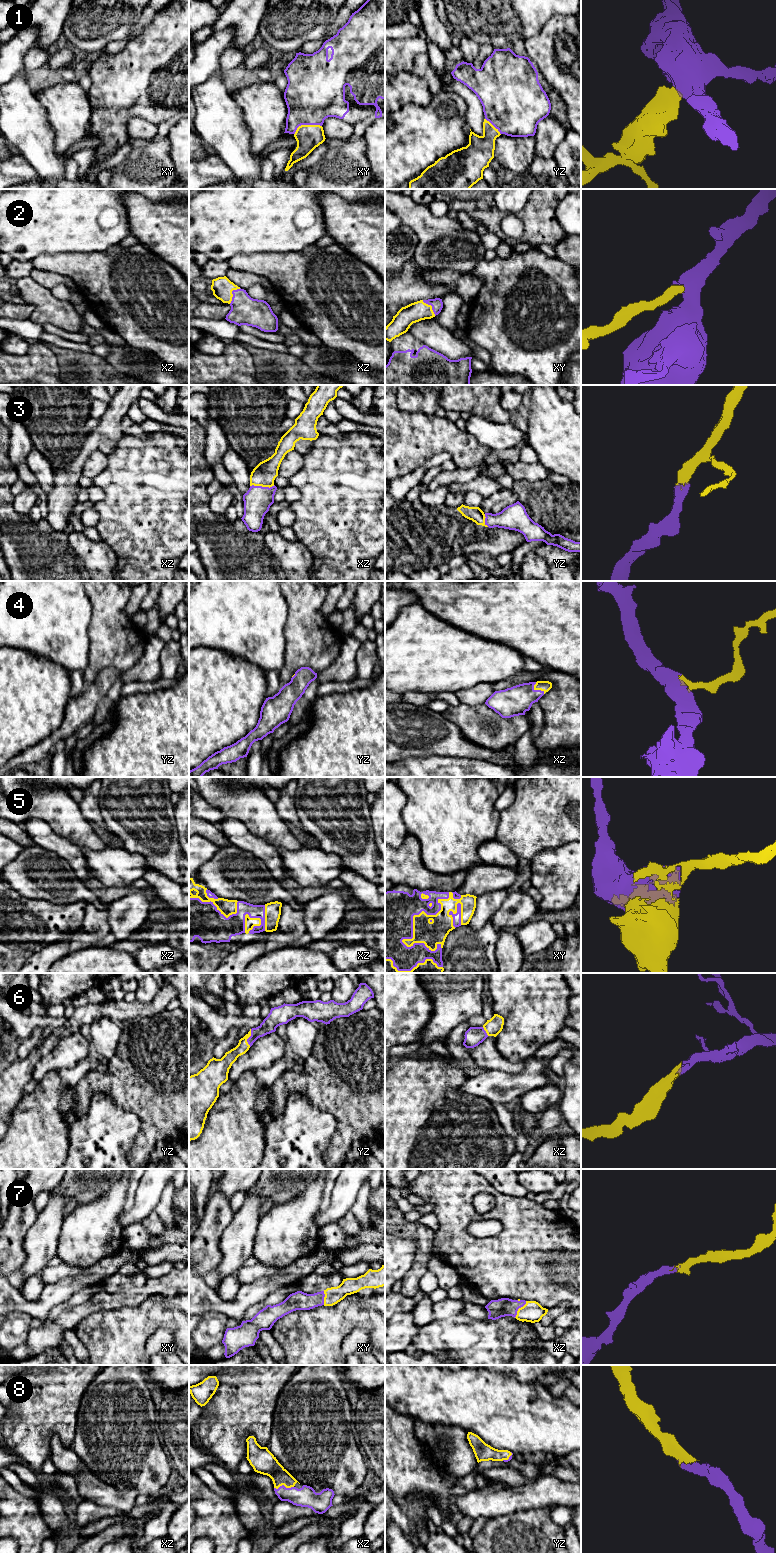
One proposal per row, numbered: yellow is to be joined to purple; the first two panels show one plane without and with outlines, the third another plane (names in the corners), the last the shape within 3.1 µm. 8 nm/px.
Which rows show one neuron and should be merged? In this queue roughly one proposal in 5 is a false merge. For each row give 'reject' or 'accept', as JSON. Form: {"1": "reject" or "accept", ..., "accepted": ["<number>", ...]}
{"1": "accept", "2": "accept", "3": "accept", "4": "accept", "5": "accept", "6": "accept", "7": "accept", "8": "accept", "accepted": ["1", "2", "3", "4", "5", "6", "7", "8"]}

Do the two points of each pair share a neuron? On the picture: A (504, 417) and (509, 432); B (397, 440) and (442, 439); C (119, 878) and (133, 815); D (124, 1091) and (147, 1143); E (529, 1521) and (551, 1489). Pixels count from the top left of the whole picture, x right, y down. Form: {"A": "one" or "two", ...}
{"A": "two", "B": "one", "C": "two", "D": "one", "E": "two"}

